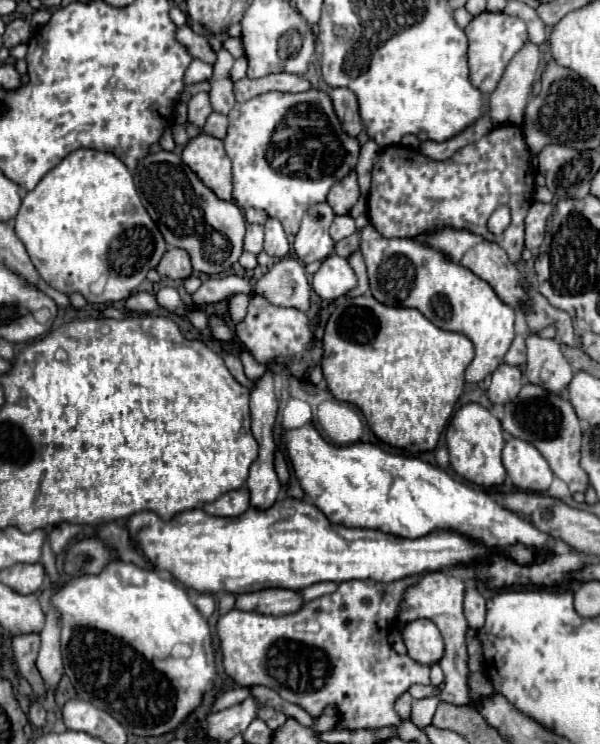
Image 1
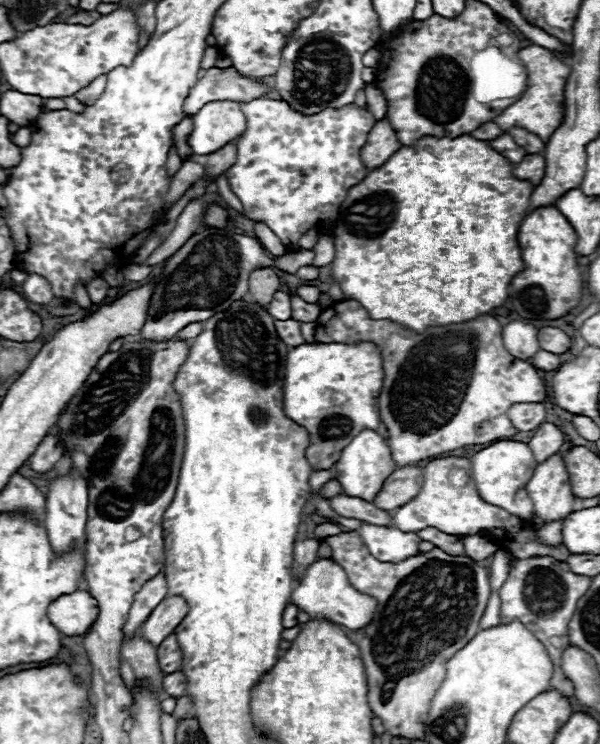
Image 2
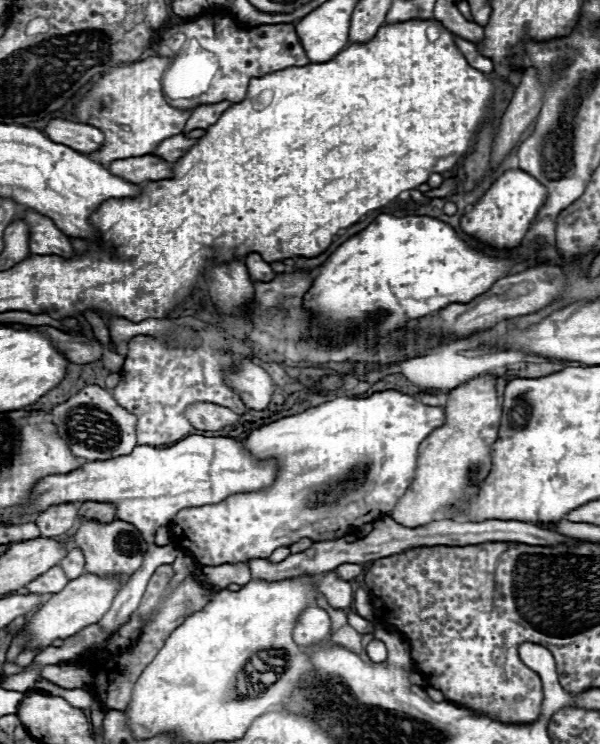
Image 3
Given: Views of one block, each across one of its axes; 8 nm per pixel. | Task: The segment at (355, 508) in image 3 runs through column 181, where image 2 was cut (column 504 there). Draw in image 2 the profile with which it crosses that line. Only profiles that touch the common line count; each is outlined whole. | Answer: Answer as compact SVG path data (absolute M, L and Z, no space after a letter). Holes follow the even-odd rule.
M438 458L432 460L422 474L422 488L414 500L404 504L402 508L396 508L394 512L394 524L402 532L420 532L424 528L438 528L446 534L458 534L458 536L470 536L474 532L488 530L494 536L498 536L504 544L504 548L514 558L532 558L532 556L554 556L556 560L566 560L570 552L564 546L548 548L542 544L532 542L532 526L518 520L516 516L510 516L508 512L502 512L502 508L492 506L484 502L478 496L478 490L474 488L472 472L470 472L470 460L468 458Z

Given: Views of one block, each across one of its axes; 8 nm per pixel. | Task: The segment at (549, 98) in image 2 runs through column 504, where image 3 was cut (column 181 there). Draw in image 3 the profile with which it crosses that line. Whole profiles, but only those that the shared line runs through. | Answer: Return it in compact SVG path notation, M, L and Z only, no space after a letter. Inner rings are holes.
M146 58L128 66L118 66L106 72L94 88L78 102L74 108L74 116L82 124L96 126L104 132L106 142L98 152L88 154L92 160L100 164L108 164L114 160L124 160L130 156L144 156L152 154L158 144L170 136L176 136L184 130L184 124L192 110L174 108L166 102L162 94L162 74L168 68L172 58Z

